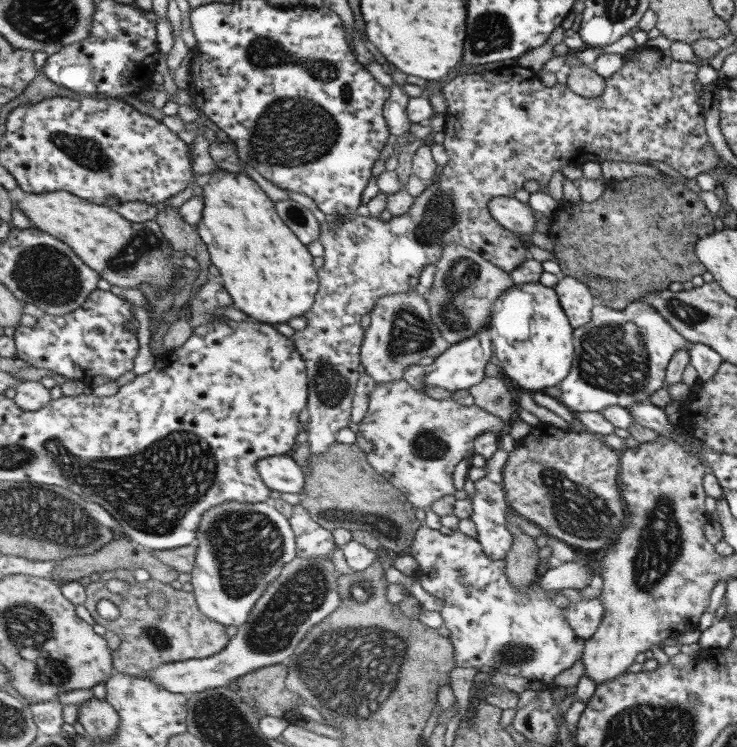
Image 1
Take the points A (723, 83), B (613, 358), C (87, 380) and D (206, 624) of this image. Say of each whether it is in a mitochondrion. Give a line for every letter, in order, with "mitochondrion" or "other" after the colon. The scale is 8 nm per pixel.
A: other
B: mitochondrion
C: other
D: other

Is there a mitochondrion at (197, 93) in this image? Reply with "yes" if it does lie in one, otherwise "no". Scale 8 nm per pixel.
no

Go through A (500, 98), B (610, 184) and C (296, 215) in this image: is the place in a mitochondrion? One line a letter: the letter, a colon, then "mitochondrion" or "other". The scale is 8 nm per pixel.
A: other
B: other
C: other

